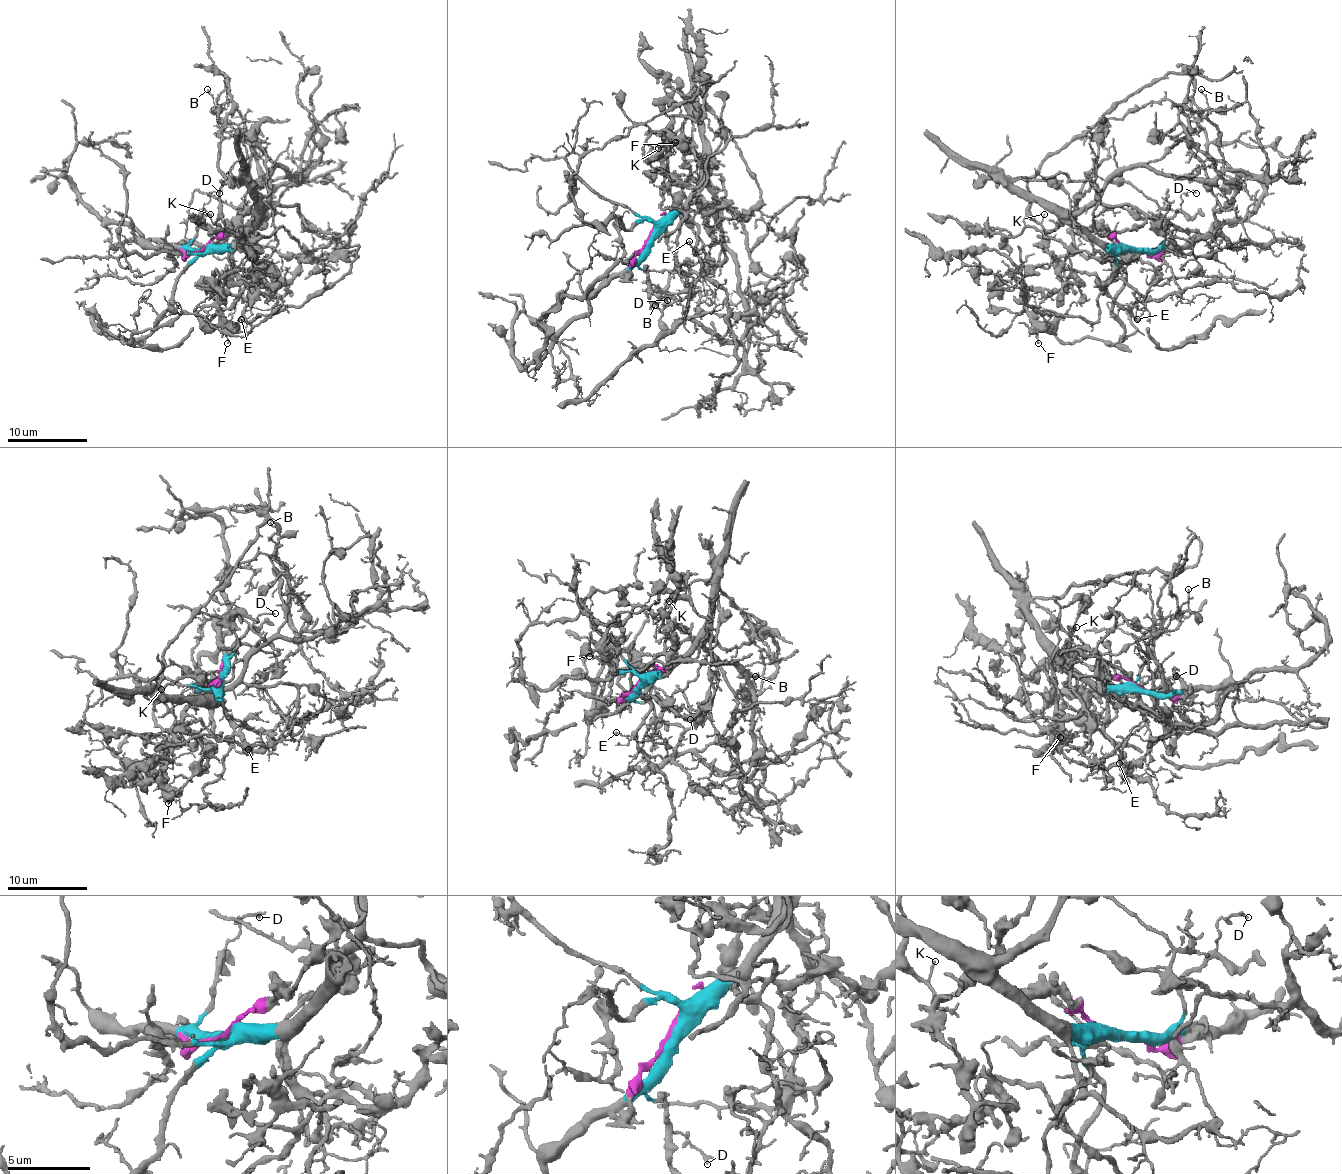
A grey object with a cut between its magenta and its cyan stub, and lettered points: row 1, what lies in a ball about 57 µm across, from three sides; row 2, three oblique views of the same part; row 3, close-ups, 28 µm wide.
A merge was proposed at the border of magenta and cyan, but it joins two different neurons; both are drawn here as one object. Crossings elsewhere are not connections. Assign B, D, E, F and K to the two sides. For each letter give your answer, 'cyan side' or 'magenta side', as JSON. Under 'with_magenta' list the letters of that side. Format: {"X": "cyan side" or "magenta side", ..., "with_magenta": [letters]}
{"B": "cyan side", "D": "cyan side", "E": "cyan side", "F": "cyan side", "K": "cyan side", "with_magenta": []}

